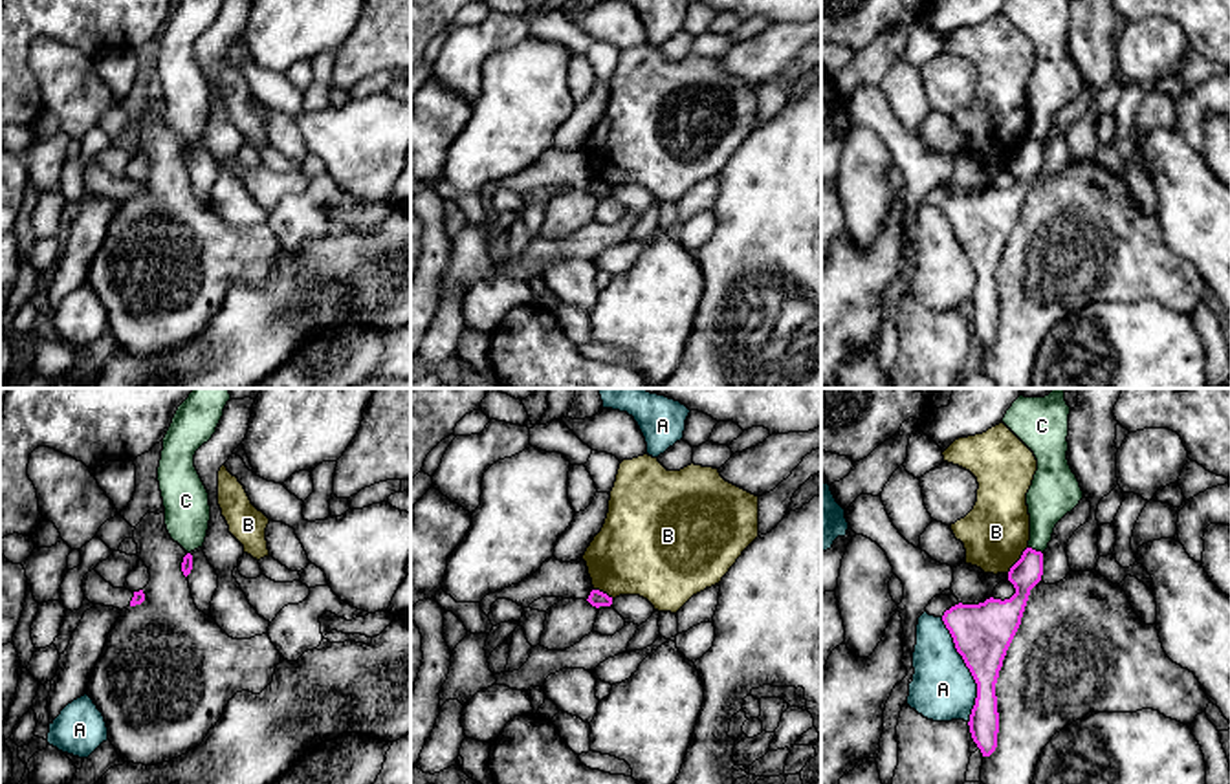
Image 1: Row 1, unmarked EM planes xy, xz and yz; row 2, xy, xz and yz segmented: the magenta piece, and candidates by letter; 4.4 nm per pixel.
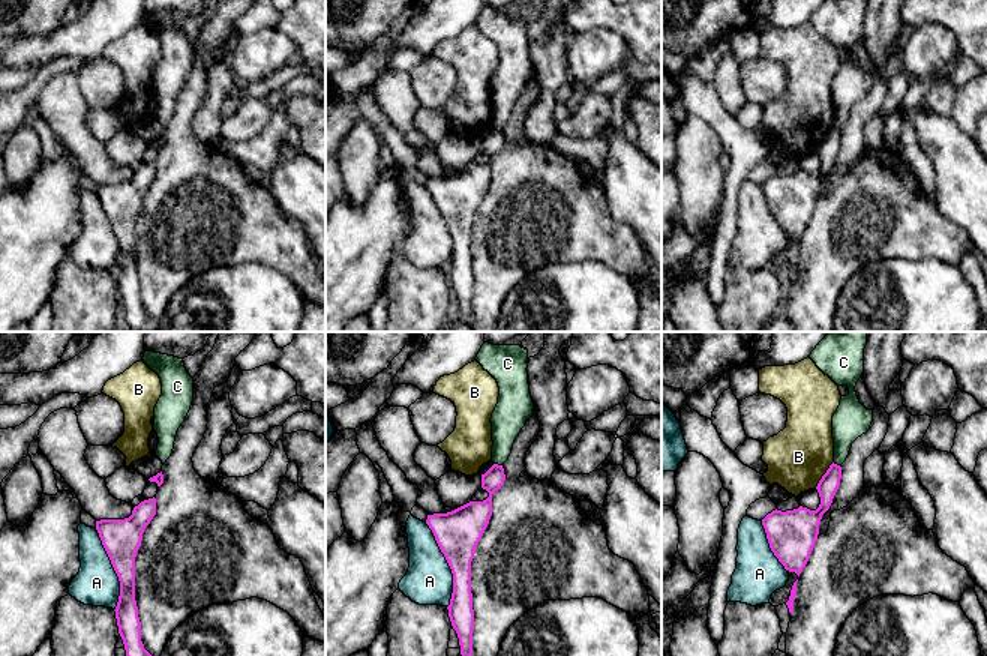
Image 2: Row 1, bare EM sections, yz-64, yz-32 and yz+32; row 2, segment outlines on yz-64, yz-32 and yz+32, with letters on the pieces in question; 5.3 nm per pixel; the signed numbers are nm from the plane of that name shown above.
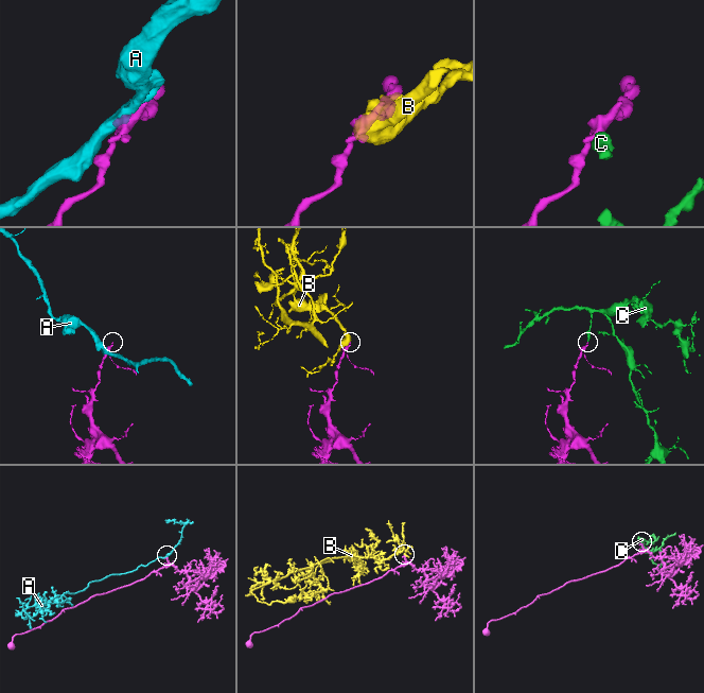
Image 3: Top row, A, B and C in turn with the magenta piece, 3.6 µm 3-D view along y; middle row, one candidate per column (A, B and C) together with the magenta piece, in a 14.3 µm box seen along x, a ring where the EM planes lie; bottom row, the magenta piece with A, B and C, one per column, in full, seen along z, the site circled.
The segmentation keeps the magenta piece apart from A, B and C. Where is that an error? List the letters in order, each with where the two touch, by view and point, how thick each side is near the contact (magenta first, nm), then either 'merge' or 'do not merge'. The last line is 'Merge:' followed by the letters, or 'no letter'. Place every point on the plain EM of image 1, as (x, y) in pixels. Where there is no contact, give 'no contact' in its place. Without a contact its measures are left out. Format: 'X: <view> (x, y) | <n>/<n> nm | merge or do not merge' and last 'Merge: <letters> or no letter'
A: yz (970, 261) | 260/280 nm | do not merge
B: yz (1020, 149) | 140/300 nm | do not merge
C: yz (1034, 140) | 140/200 nm | do not merge
Merge: no letter

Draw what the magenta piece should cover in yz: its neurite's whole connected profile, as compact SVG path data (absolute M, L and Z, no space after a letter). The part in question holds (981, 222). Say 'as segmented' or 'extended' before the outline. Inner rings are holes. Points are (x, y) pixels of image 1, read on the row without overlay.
as segmented; M1027 137L1010 158L1008 170L1016 183L1010 189L986 189L979 194L955 194L944 201L957 242L977 273L977 288L970 304L970 322L983 346L997 337L999 302L995 273L1006 240L1021 214L1030 180L1041 170L1043 143Z

